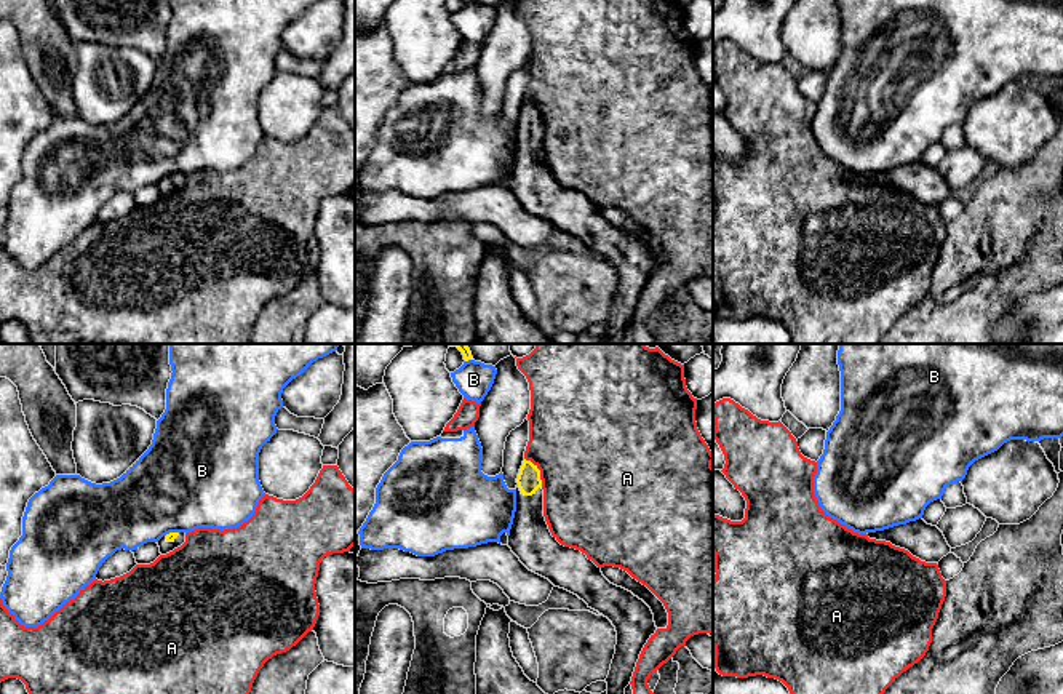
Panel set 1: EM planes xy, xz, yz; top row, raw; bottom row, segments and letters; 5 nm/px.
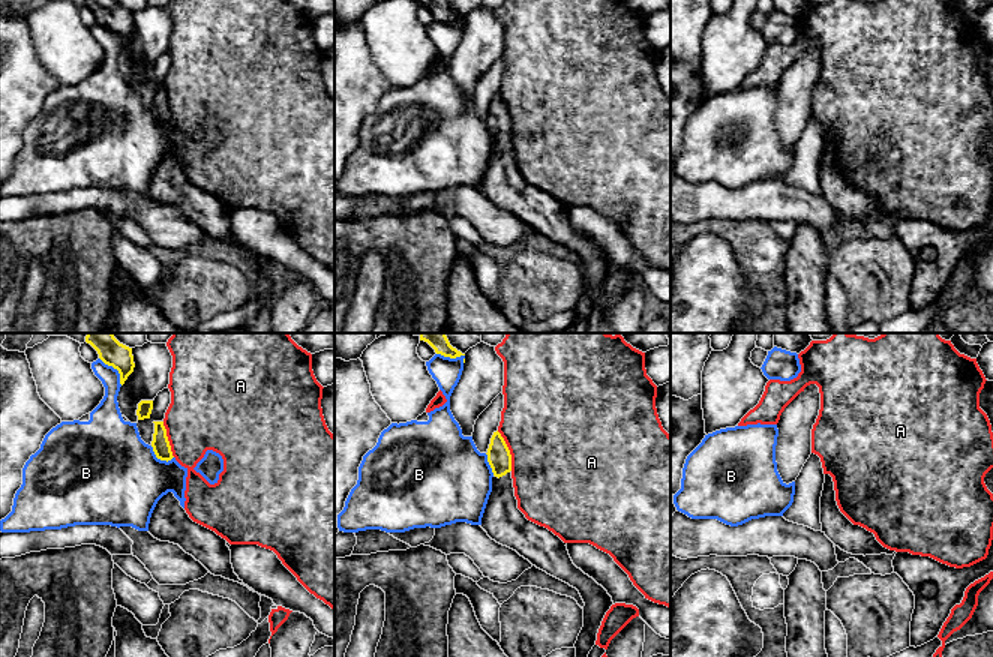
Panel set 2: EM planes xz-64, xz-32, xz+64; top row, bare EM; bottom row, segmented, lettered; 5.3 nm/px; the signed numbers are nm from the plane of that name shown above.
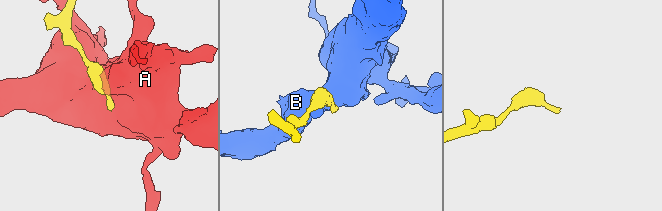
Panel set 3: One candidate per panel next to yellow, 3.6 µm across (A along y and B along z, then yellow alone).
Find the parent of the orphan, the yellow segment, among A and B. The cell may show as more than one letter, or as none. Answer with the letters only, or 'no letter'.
no letter

